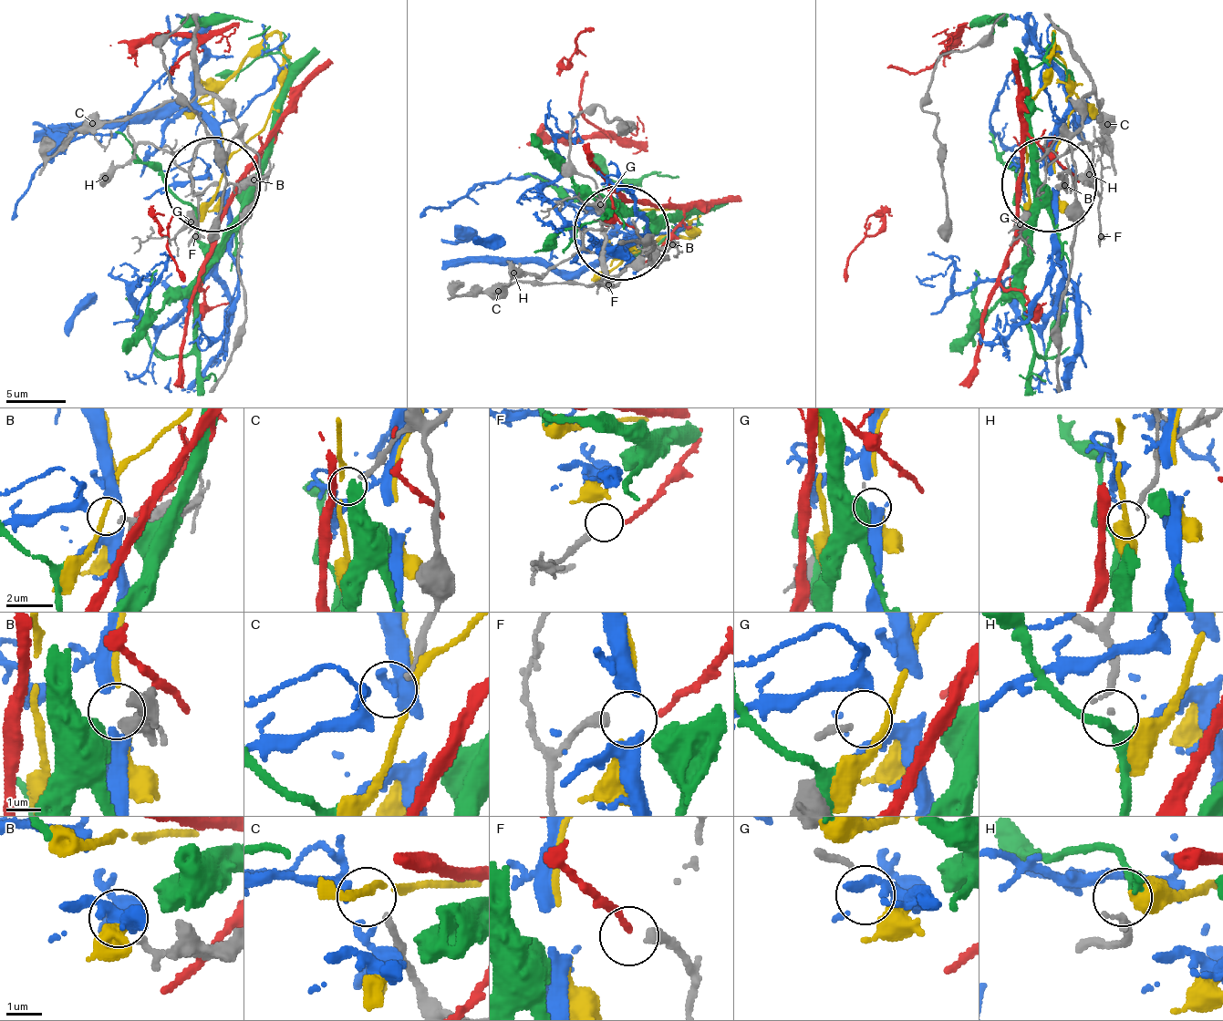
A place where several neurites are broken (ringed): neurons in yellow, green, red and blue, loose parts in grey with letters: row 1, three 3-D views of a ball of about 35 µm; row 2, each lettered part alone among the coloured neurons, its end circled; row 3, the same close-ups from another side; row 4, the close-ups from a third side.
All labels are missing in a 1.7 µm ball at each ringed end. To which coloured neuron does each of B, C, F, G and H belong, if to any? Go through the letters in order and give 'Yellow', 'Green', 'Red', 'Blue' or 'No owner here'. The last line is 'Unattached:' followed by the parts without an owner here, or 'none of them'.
B: No owner here
C: No owner here
F: Red
G: No owner here
H: Green
Unattached: B, C, G

